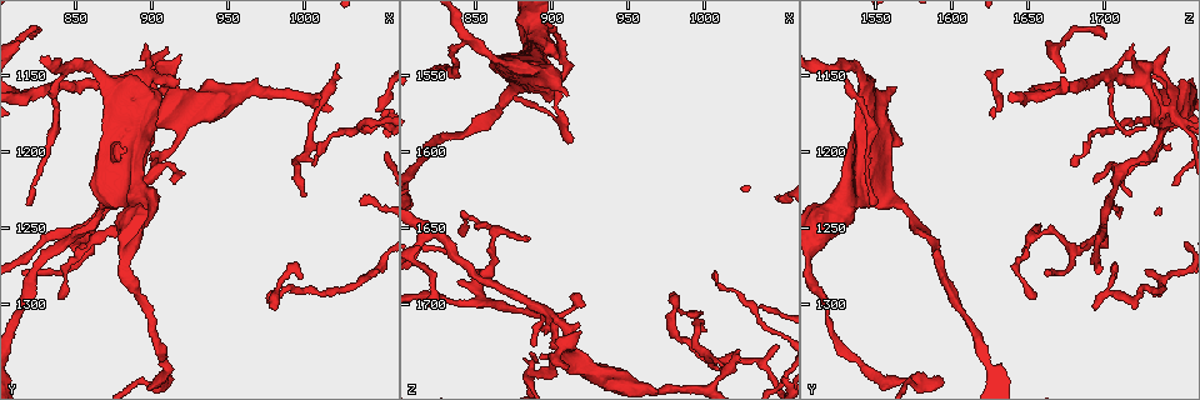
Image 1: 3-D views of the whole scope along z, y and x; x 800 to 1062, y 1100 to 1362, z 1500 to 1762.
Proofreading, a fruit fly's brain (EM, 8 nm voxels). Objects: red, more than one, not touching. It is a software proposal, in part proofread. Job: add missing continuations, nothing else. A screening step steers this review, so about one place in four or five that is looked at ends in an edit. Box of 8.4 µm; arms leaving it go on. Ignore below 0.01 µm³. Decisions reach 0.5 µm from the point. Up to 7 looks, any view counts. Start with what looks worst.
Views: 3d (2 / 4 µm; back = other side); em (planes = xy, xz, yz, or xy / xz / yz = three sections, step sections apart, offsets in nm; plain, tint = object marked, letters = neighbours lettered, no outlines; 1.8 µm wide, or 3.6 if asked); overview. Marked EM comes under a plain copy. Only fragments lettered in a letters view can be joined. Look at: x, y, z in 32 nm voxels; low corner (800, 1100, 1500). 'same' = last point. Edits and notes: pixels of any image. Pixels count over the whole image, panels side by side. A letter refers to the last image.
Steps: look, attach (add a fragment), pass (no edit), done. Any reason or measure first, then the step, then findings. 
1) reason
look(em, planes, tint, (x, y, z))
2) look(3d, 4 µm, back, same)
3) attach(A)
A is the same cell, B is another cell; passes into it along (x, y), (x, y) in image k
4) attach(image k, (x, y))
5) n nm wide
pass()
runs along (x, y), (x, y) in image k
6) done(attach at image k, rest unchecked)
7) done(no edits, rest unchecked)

branch stops here
look(em, 3.6 µm, planes, letters, (1022, 1144, 1730))

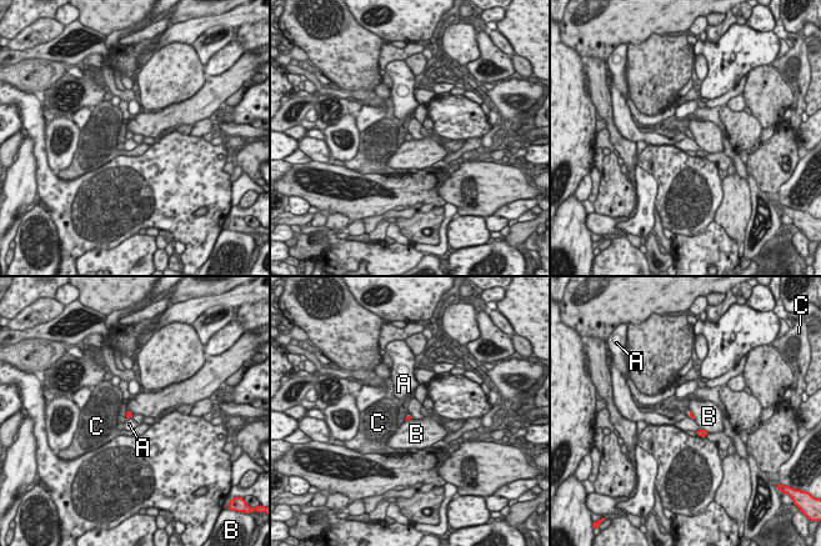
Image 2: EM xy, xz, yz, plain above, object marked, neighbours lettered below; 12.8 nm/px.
pass()
A, B and C are other cells; border along (131, 416), (126, 420) in image 2; none of them fits

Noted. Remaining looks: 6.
thin end
look(em, 3.6 µm, xy, step 4, letters, (914, 1346, 1592))

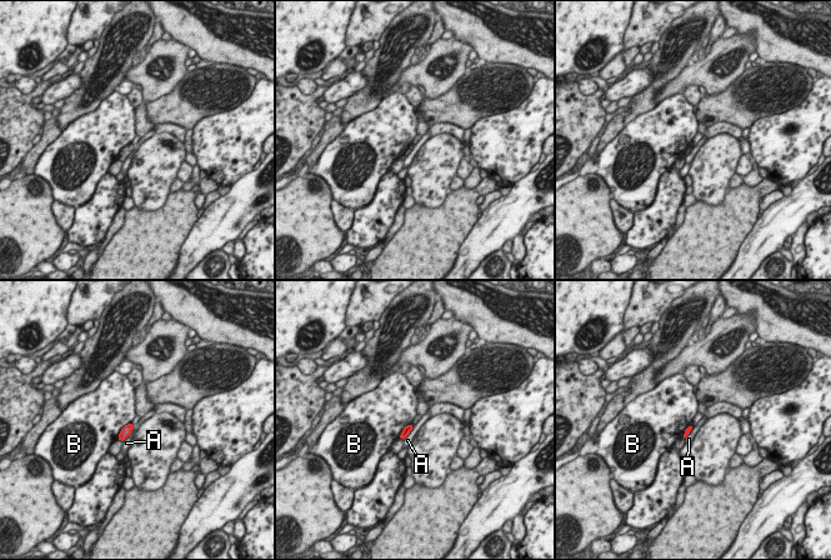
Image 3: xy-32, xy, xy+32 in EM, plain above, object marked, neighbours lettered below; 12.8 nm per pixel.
look(em, 3.6 µm, planes, letters, same)

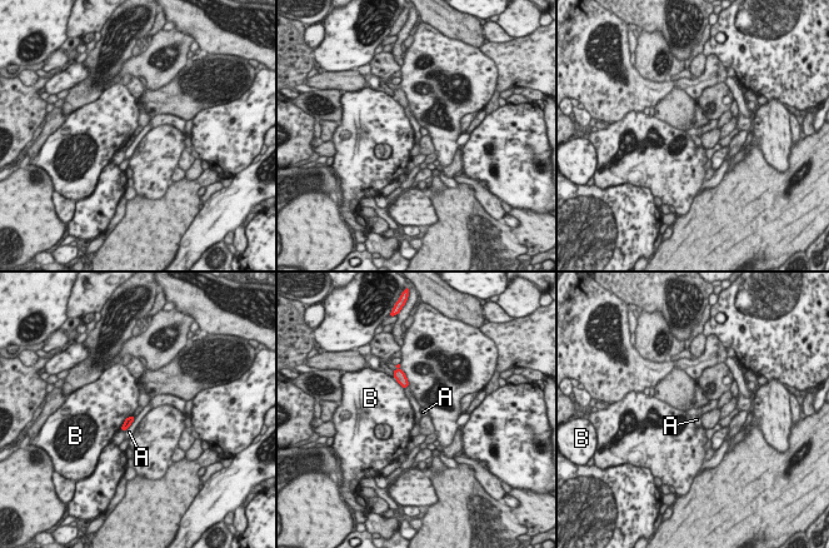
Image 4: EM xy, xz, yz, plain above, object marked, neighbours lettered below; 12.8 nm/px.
90 nm wide
pass()
A and B are other cells; border along (131, 414), (125, 419), (120, 429) in image 4; no lettered fragment goes on from it

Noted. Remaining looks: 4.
branch stops here
look(em, xy, step 8, tint, (842, 1292, 1656))

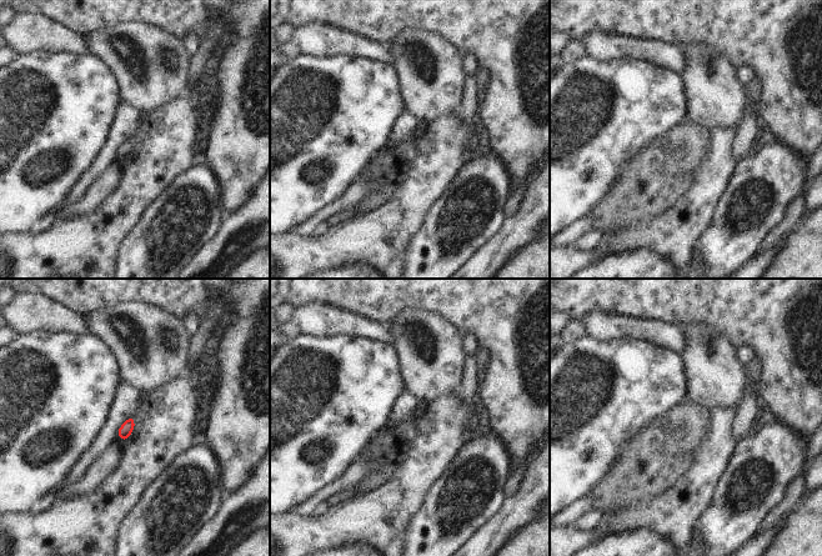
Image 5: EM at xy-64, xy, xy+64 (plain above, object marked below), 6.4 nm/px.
cut it another way
look(em, planes, letters, same)

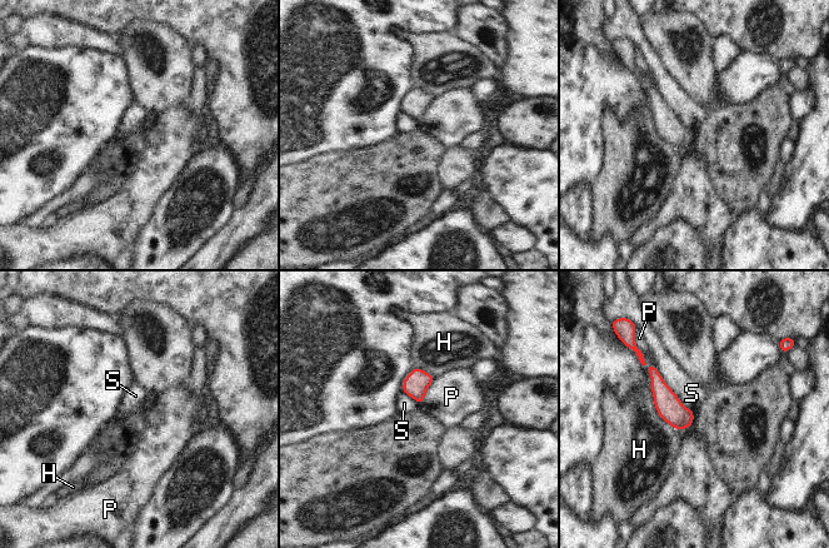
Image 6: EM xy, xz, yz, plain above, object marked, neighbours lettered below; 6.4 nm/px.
140 nm wide
pass()
H, P and S are other cells; border along (654, 365), (678, 398), (694, 412) in image 6; none of them fits

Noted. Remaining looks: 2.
done(no edits, rest unchecked)

